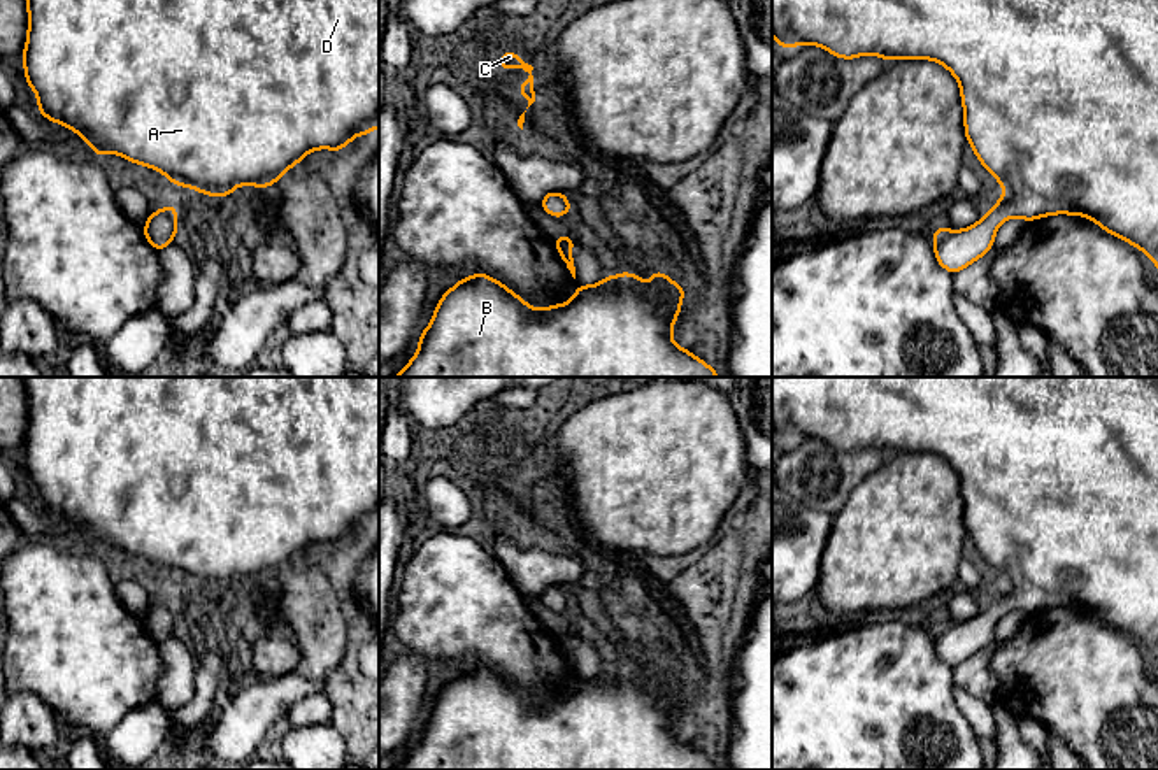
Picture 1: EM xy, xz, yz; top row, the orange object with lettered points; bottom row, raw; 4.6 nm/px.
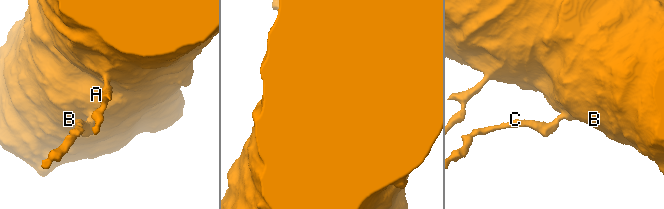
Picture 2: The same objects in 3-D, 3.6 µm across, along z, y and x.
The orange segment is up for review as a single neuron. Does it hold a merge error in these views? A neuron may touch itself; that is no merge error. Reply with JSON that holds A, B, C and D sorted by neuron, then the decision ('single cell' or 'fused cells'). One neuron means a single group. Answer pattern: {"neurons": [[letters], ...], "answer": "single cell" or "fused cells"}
{"neurons": [["A", "B", "C", "D"]], "answer": "single cell"}

